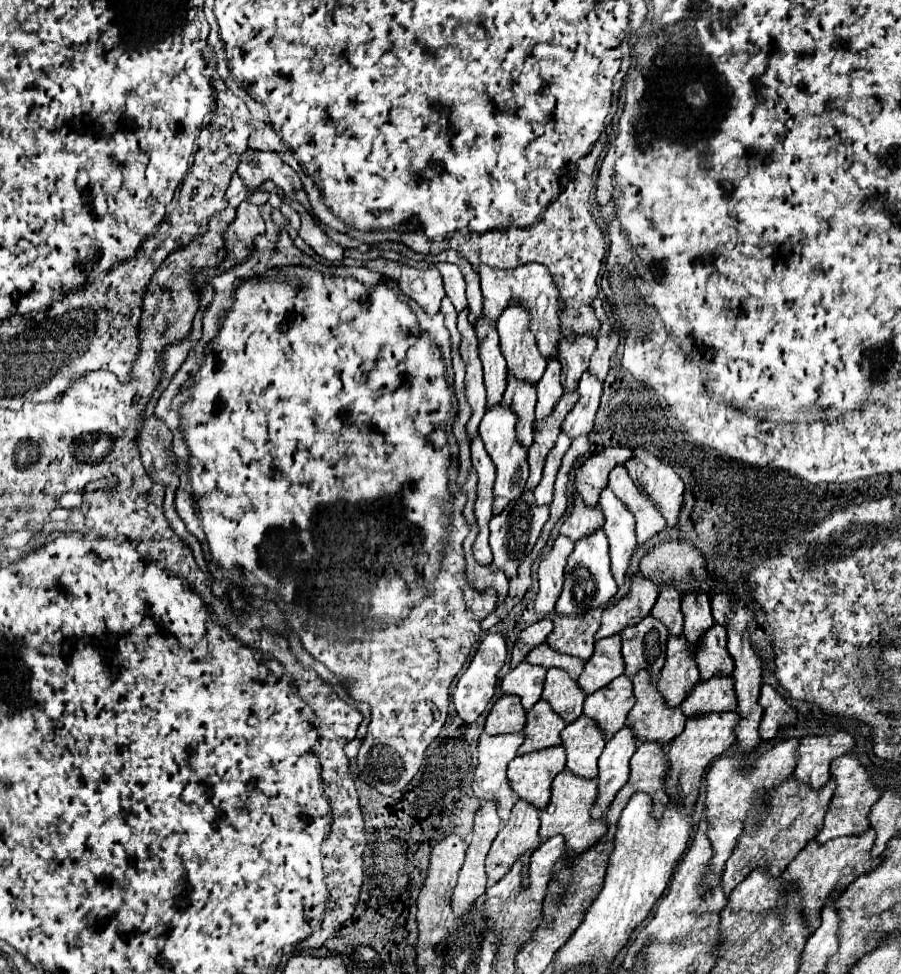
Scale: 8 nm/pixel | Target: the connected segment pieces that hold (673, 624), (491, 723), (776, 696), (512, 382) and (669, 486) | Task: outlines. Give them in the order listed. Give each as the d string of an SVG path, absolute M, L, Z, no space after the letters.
M659 587L659 597L651 613L669 627L671 635L683 633L683 615L679 605L681 605L681 593L675 587Z
M501 695L495 705L491 707L485 733L499 735L499 733L513 733L525 727L525 709L521 707L521 699L517 695Z
M763 683L763 687L761 687L759 705L763 707L763 719L759 725L761 739L773 739L781 725L795 725L795 721L797 721L795 709L769 683Z
M507 373L507 387L503 395L503 405L507 405L517 415L517 437L519 443L529 447L533 443L533 421L535 421L535 385L515 379L515 375Z
M633 449L633 457L625 461L625 469L631 479L643 489L657 505L667 521L667 527L677 523L677 515L683 503L683 481L671 465L645 449Z

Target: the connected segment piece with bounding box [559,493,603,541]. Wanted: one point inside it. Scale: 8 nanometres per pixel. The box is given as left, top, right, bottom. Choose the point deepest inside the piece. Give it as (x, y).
(583, 520)

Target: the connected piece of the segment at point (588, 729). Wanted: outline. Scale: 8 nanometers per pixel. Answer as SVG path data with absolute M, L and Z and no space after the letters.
M581 715L561 731L561 743L567 751L567 767L575 775L597 777L597 759L605 747L605 735L597 721Z

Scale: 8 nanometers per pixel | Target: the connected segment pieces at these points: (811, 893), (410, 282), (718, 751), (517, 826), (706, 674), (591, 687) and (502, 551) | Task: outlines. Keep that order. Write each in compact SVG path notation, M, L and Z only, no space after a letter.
M869 827L861 835L837 837L837 839L831 839L829 843L817 843L815 839L811 839L801 849L801 853L787 865L785 879L789 879L789 883L793 883L793 885L799 887L799 891L803 895L803 913L809 919L811 931L815 931L815 927L819 925L821 907L825 905L825 901L827 901L827 897L831 893L845 889L859 875L865 875L867 871L871 871L873 867L877 867L877 863L881 863L883 857L871 857L873 841L875 841L873 827Z
M391 263L391 279L397 281L401 293L421 303L421 307L427 313L439 311L439 303L445 297L445 289L443 289L441 275L435 267L413 269L407 265L397 265L395 269L395 263Z
M737 711L701 713L701 715L687 719L683 733L677 735L669 743L669 751L667 751L669 777L665 781L665 789L675 801L679 799L683 803L695 803L705 769L711 765L711 761L715 761L719 755L723 755L735 743L735 723L737 721L739 721Z
M517 799L509 821L503 823L497 839L491 843L487 855L487 875L499 881L519 857L525 857L539 843L539 809L523 799Z
M713 625L705 635L701 635L697 647L695 647L695 659L699 665L701 679L709 679L713 675L729 675L733 671L733 659L727 651L727 637L725 627Z
M611 635L595 643L595 653L589 661L585 661L585 671L581 673L577 683L589 695L609 685L621 673L625 673L621 655L621 635Z
M523 491L523 495L513 503L509 503L509 507L501 511L501 515L493 515L493 519L489 521L489 529L491 529L489 543L493 549L493 567L503 569L507 577L515 577L517 567L531 553L547 517L549 517L549 509L537 507L537 501L533 499L533 491Z

